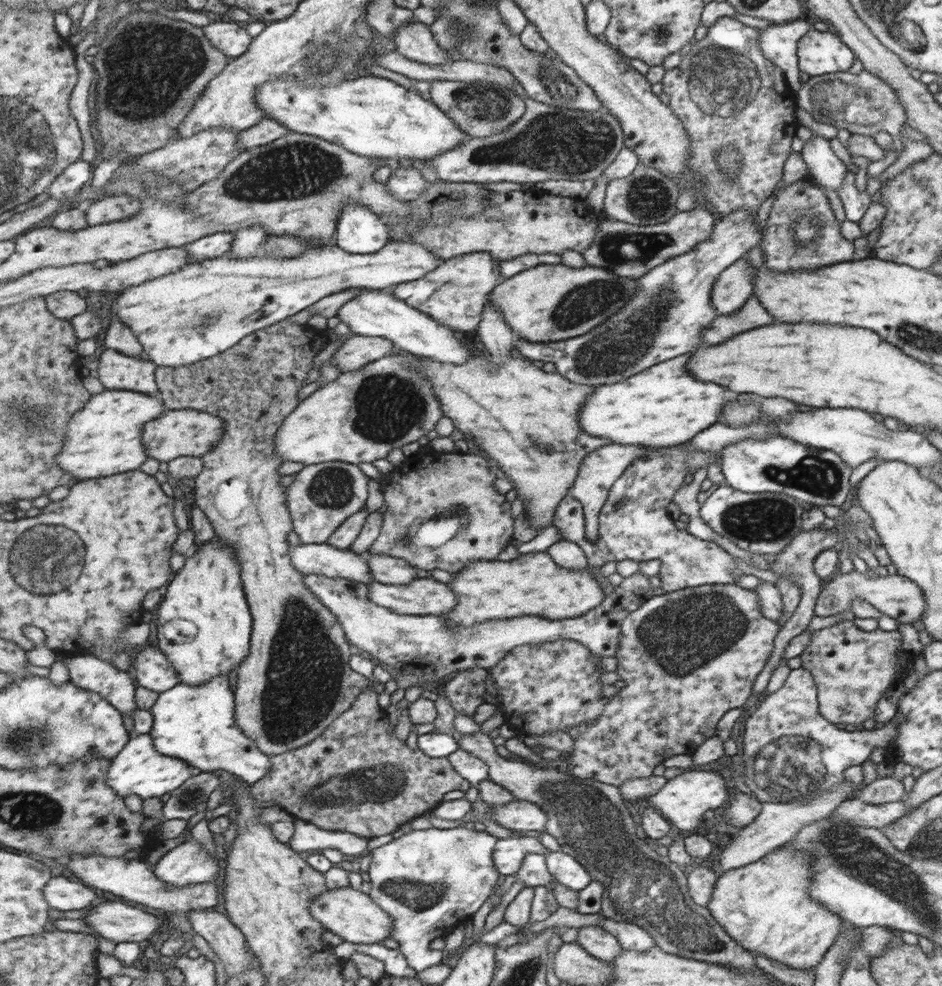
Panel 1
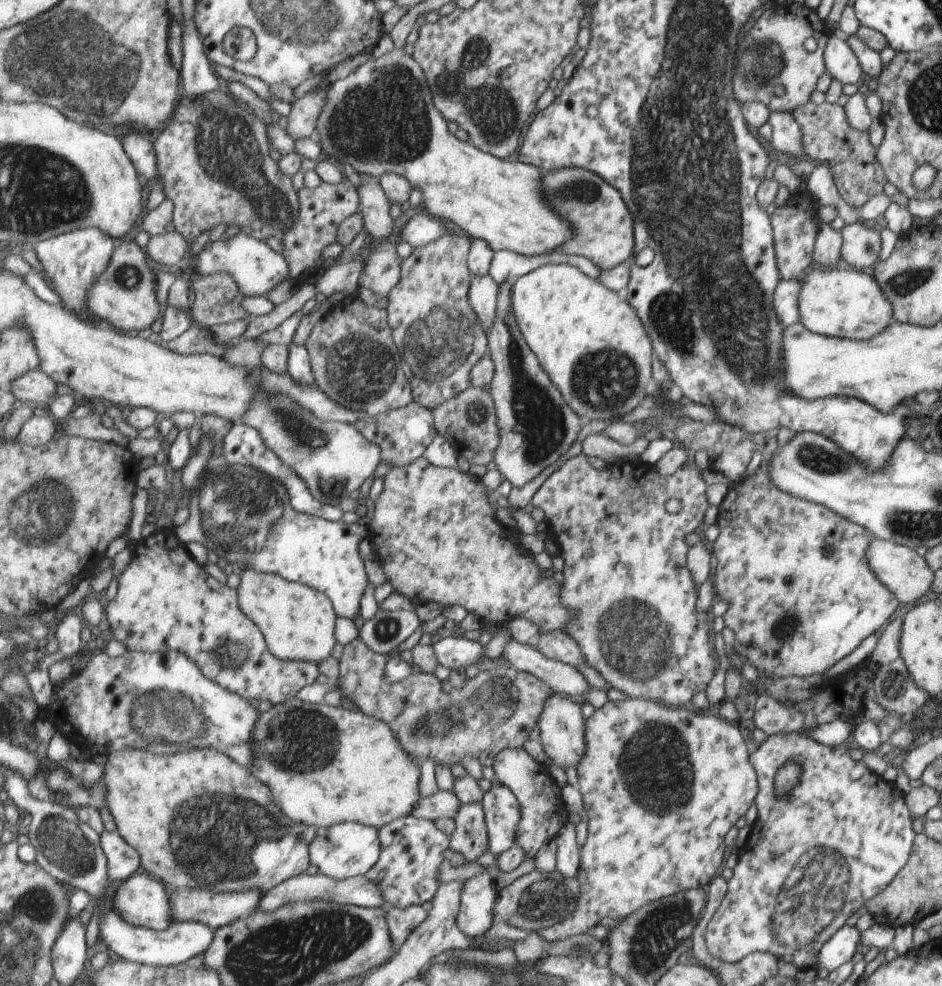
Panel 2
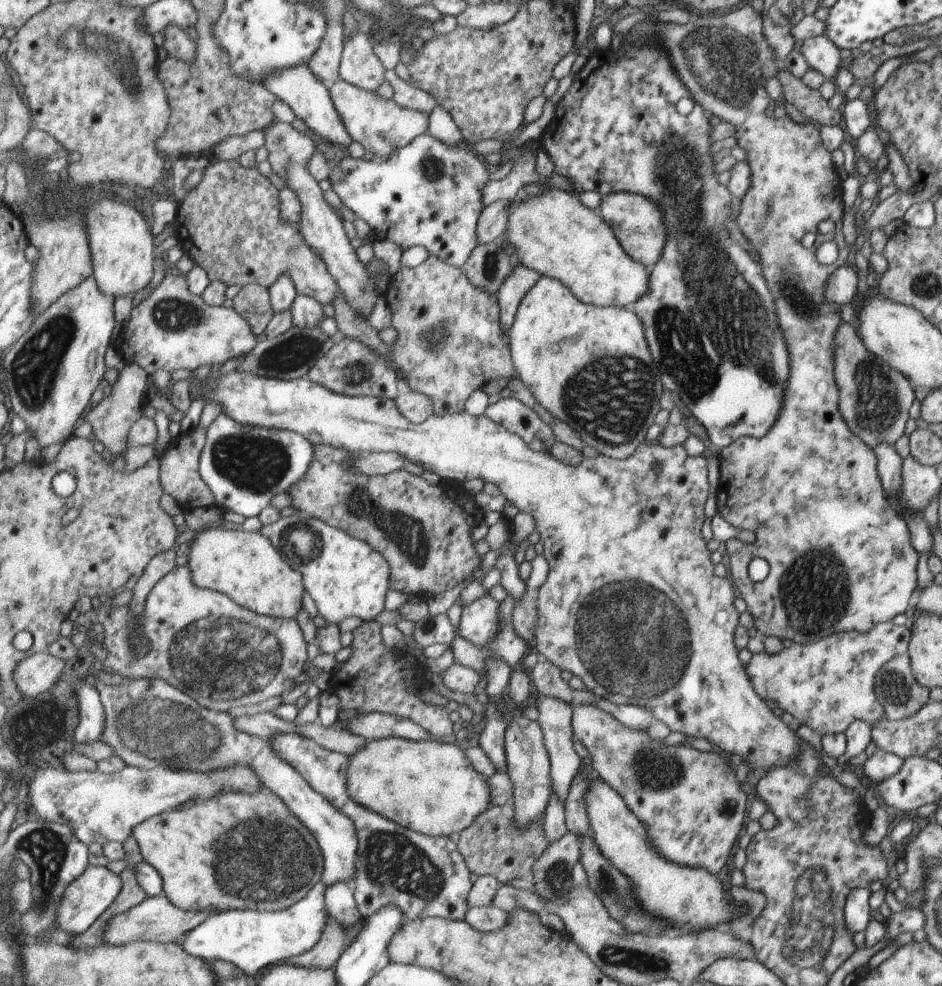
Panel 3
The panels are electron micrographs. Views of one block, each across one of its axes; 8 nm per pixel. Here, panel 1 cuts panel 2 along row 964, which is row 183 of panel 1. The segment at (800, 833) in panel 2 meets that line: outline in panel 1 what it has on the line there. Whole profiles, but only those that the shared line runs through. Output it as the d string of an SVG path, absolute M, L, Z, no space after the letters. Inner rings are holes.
M804 177L791 185L777 188L772 195L774 201L757 245L763 251L765 264L770 270L815 270L851 261L853 256L858 258L857 246L841 234L841 218L833 214L829 194L825 194L825 190L820 191L811 179Z

